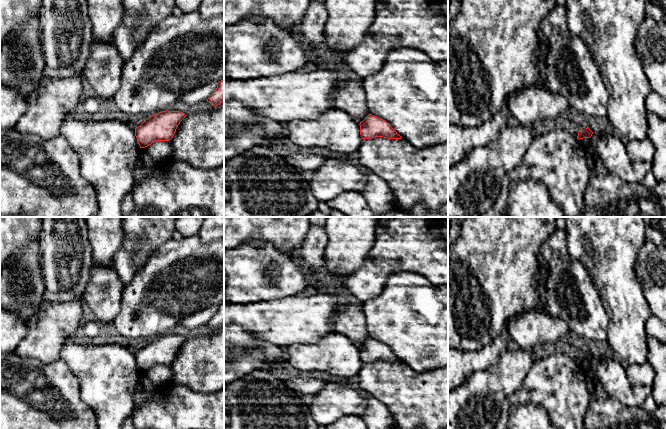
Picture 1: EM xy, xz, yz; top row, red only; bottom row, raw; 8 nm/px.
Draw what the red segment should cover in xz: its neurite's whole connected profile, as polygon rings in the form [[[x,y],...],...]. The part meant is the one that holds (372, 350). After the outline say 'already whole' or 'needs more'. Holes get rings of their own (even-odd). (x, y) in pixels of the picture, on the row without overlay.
[[[369,338],[360,346],[360,359],[362,363],[383,361],[388,363],[401,363],[402,361],[385,344]]] | already whole

